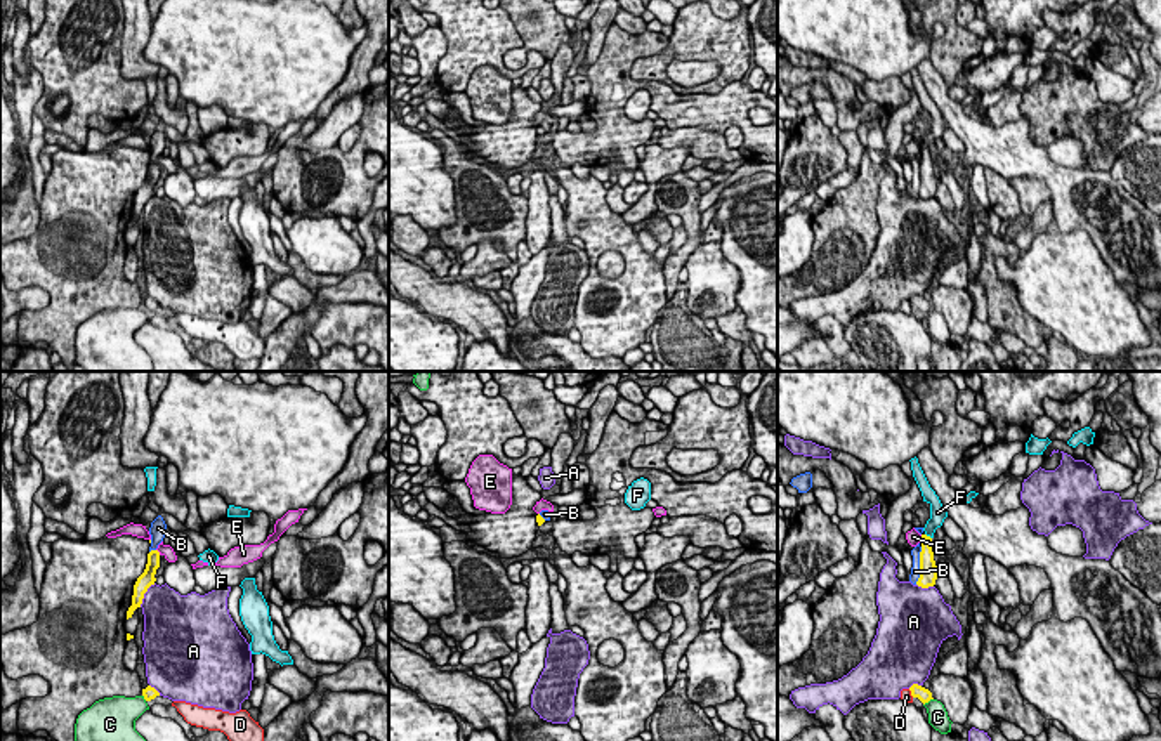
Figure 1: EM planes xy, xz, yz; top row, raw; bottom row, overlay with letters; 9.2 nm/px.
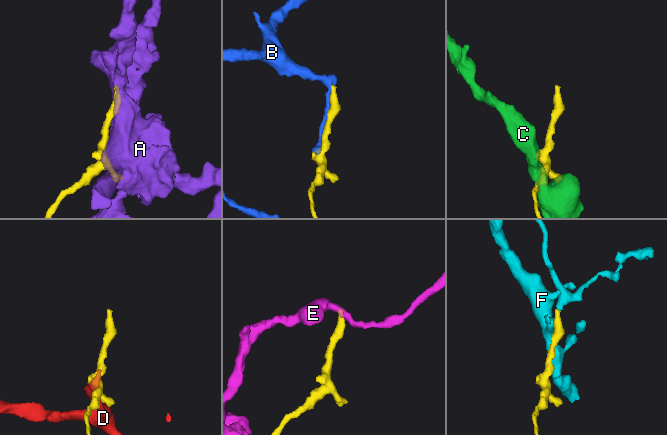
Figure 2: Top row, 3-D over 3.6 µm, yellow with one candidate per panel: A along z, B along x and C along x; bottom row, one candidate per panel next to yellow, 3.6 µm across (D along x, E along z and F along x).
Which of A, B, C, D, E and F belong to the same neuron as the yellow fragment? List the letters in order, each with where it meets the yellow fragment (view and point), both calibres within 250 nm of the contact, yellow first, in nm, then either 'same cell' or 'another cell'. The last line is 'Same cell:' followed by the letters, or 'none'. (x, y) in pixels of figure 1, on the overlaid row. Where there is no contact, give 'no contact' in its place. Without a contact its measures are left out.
A: xy (144, 592) | 140/400 nm | another cell
B: yz (920, 566) | 160/100 nm | another cell
C: yz (927, 701) | 130/190 nm | another cell
D: yz (911, 693) | 130/100 nm | another cell
E: yz (922, 538) | 160/140 nm | another cell
F: yz (929, 537) | 140/160 nm | same cell
Same cell: F

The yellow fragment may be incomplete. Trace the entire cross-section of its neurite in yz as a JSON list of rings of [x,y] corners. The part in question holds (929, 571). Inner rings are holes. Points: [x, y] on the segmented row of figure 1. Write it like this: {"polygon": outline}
{"polygon": [[[911,458],[911,470],[913,470],[913,477],[922,491],[923,502],[927,502],[930,505],[930,519],[927,521],[925,528],[923,528],[923,534],[922,534],[922,552],[920,552],[920,578],[916,581],[918,587],[922,588],[928,588],[935,585],[937,580],[937,566],[934,561],[934,552],[932,552],[932,538],[937,528],[942,526],[944,519],[948,517],[946,508],[942,507],[939,496],[935,495],[935,491],[930,488],[920,463],[918,458]]]}

